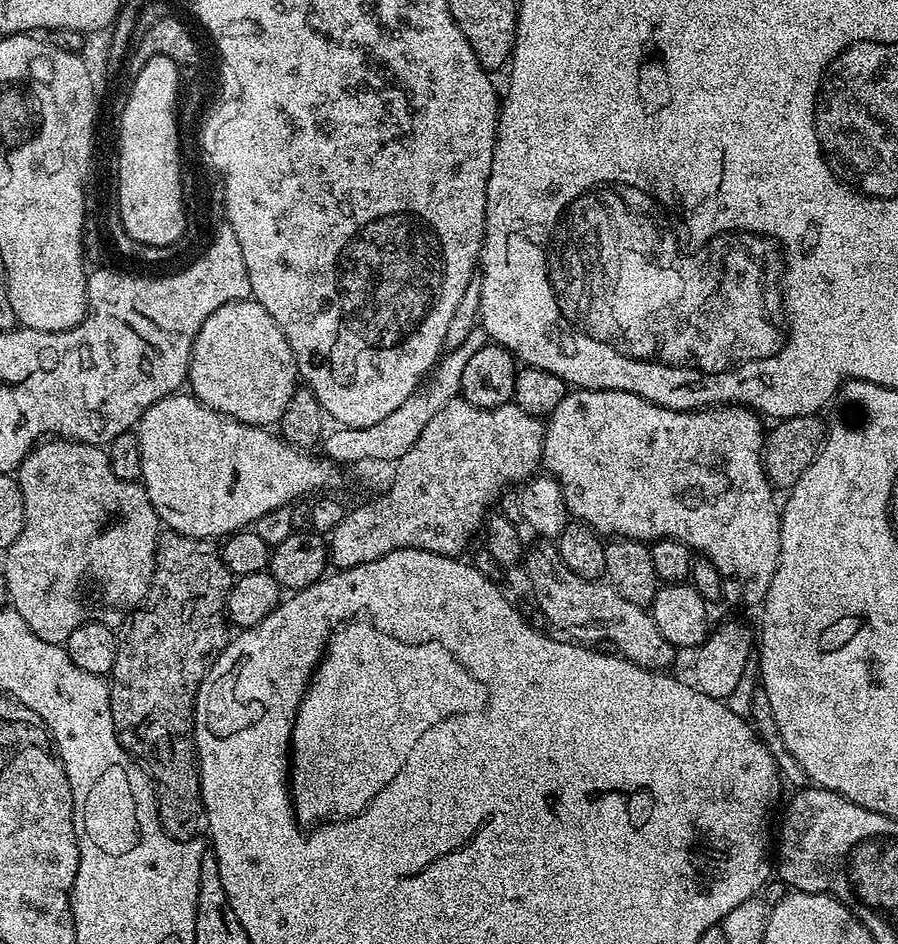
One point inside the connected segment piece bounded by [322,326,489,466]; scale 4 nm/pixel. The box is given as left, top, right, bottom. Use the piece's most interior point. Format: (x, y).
(389, 439)

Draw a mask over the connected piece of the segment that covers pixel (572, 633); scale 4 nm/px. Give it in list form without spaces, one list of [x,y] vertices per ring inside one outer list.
[[[545,540],[538,543],[525,553],[522,566],[526,568],[528,584],[539,610],[554,627],[579,643],[599,644],[606,640],[615,646],[613,649],[619,655],[644,668],[667,669],[676,650],[659,634],[657,624],[645,607],[630,602],[605,581],[579,578],[563,562],[555,543]]]

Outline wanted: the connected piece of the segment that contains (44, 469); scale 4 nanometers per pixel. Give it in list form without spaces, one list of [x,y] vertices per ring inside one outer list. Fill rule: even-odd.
[[[48,438],[36,445],[32,453],[28,455],[14,473],[16,480],[20,483],[22,490],[22,502],[26,506],[26,518],[22,526],[22,534],[3,553],[4,572],[2,578],[8,587],[7,603],[26,621],[26,626],[42,642],[51,644],[67,645],[70,634],[78,630],[83,624],[104,624],[107,628],[116,630],[120,625],[144,603],[146,594],[150,590],[150,582],[154,574],[154,562],[156,561],[156,543],[160,541],[162,525],[156,516],[154,506],[146,494],[143,483],[134,480],[123,480],[110,470],[107,451],[95,444],[84,444],[81,440],[62,440],[59,438]]]

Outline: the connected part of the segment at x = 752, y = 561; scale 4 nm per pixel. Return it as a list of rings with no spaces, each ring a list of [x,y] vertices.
[[[590,388],[590,389],[587,389],[587,390],[572,390],[572,391],[569,391],[569,393],[568,393],[568,395],[566,395],[566,396],[564,396],[564,397],[563,397],[563,398],[562,398],[562,402],[558,402],[558,406],[557,406],[557,407],[556,407],[556,408],[555,408],[555,409],[554,409],[554,410],[553,410],[553,412],[552,412],[552,414],[551,414],[551,416],[549,416],[549,417],[547,417],[547,420],[546,420],[546,423],[545,423],[545,425],[544,425],[544,459],[543,459],[543,461],[542,461],[542,464],[543,464],[543,467],[544,467],[544,468],[545,468],[545,469],[546,469],[546,472],[547,472],[547,475],[550,475],[550,476],[552,476],[552,477],[553,477],[553,478],[555,478],[555,480],[556,480],[556,481],[557,481],[557,482],[558,482],[558,486],[560,486],[560,487],[561,487],[561,488],[562,488],[562,498],[563,498],[563,499],[564,499],[564,501],[565,501],[565,502],[566,502],[566,506],[567,506],[567,507],[568,507],[568,515],[569,515],[569,517],[571,517],[571,519],[573,519],[573,520],[580,520],[580,521],[581,521],[581,522],[583,522],[583,523],[584,523],[584,524],[585,524],[585,525],[586,525],[586,526],[590,526],[590,527],[591,527],[591,528],[593,528],[593,530],[594,530],[594,531],[595,531],[595,532],[599,532],[599,533],[600,533],[600,535],[601,535],[601,537],[604,537],[604,538],[619,538],[619,539],[622,539],[622,540],[638,540],[638,541],[641,541],[641,542],[651,542],[651,541],[653,541],[653,540],[677,540],[677,541],[678,541],[678,542],[682,542],[682,543],[683,543],[683,544],[684,544],[684,545],[686,545],[686,546],[687,546],[687,547],[688,547],[688,548],[691,548],[691,549],[693,549],[693,550],[695,550],[695,551],[696,551],[696,552],[697,552],[697,553],[699,553],[699,555],[701,555],[701,556],[704,556],[704,557],[706,557],[706,558],[707,558],[707,560],[709,560],[709,561],[710,561],[710,562],[714,562],[714,566],[718,566],[718,574],[719,574],[719,575],[720,575],[720,577],[721,577],[721,578],[722,578],[722,590],[723,590],[723,591],[724,591],[724,595],[723,595],[723,599],[724,599],[724,600],[725,600],[725,601],[727,601],[727,600],[729,600],[729,602],[730,602],[730,603],[732,603],[732,604],[737,604],[737,606],[738,606],[738,607],[740,607],[740,608],[752,608],[752,607],[754,607],[754,606],[755,606],[755,604],[756,604],[756,607],[757,607],[757,606],[760,606],[760,605],[763,605],[763,602],[764,602],[764,599],[765,599],[765,598],[766,598],[766,594],[767,594],[767,593],[768,593],[768,591],[769,591],[769,590],[770,590],[770,582],[774,582],[774,570],[775,570],[775,569],[776,569],[776,567],[777,567],[777,566],[778,566],[778,558],[779,558],[779,557],[780,557],[780,514],[781,514],[781,509],[780,509],[780,508],[779,508],[779,507],[778,507],[778,500],[777,500],[777,504],[776,504],[776,496],[777,496],[777,493],[776,493],[776,492],[775,492],[775,491],[774,491],[774,489],[773,489],[773,486],[772,486],[772,484],[771,484],[771,483],[770,483],[770,482],[769,482],[769,481],[768,481],[768,476],[767,476],[767,475],[766,475],[766,474],[765,474],[765,472],[764,472],[764,441],[765,441],[765,439],[766,439],[766,428],[765,428],[765,425],[763,425],[763,426],[762,426],[762,425],[760,425],[760,420],[759,420],[759,419],[760,419],[760,420],[761,420],[761,417],[760,417],[760,416],[759,416],[759,415],[757,415],[757,413],[756,413],[756,412],[755,412],[755,411],[753,411],[753,409],[751,409],[751,408],[749,408],[749,407],[747,407],[747,406],[741,406],[741,405],[739,405],[739,404],[725,404],[725,405],[723,405],[723,406],[713,406],[713,407],[710,407],[710,408],[702,408],[702,409],[699,409],[699,410],[693,410],[693,411],[690,411],[690,412],[679,412],[679,411],[678,411],[678,410],[674,410],[674,409],[673,409],[673,408],[663,408],[663,407],[662,407],[662,406],[658,406],[658,405],[657,405],[657,404],[655,404],[655,403],[654,403],[654,402],[650,402],[650,401],[649,401],[649,400],[647,400],[647,399],[646,399],[646,398],[642,398],[642,397],[641,397],[641,396],[639,396],[639,395],[638,395],[638,394],[630,394],[630,393],[629,393],[629,392],[623,392],[623,391],[622,391],[622,390],[602,390],[602,389],[601,389],[601,388]]]

